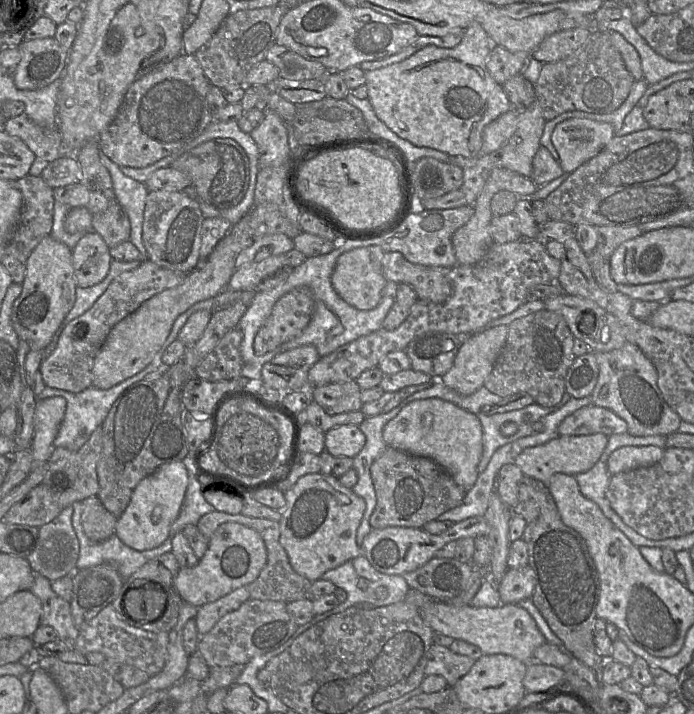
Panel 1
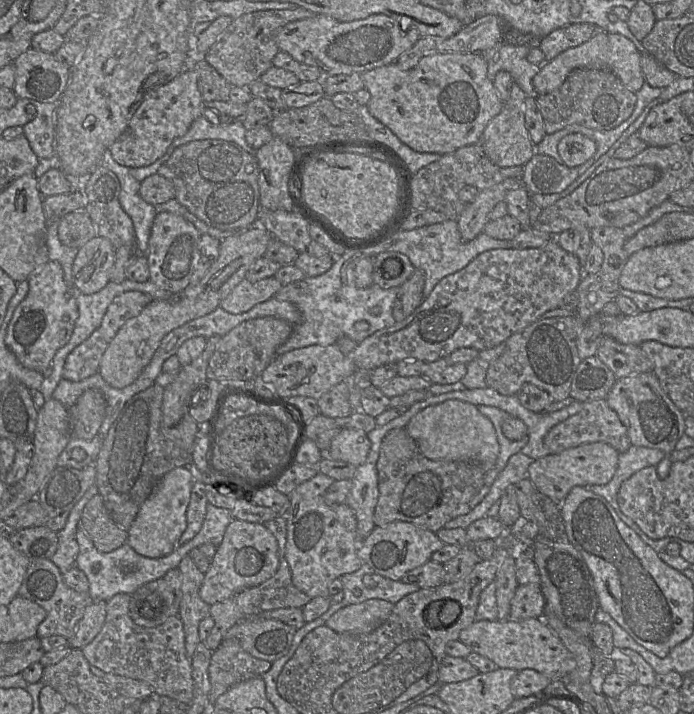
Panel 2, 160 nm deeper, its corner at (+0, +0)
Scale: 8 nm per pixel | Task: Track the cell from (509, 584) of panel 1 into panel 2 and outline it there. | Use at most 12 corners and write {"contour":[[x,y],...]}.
{"contour":[[540,584],[518,585],[510,620],[542,618]]}

